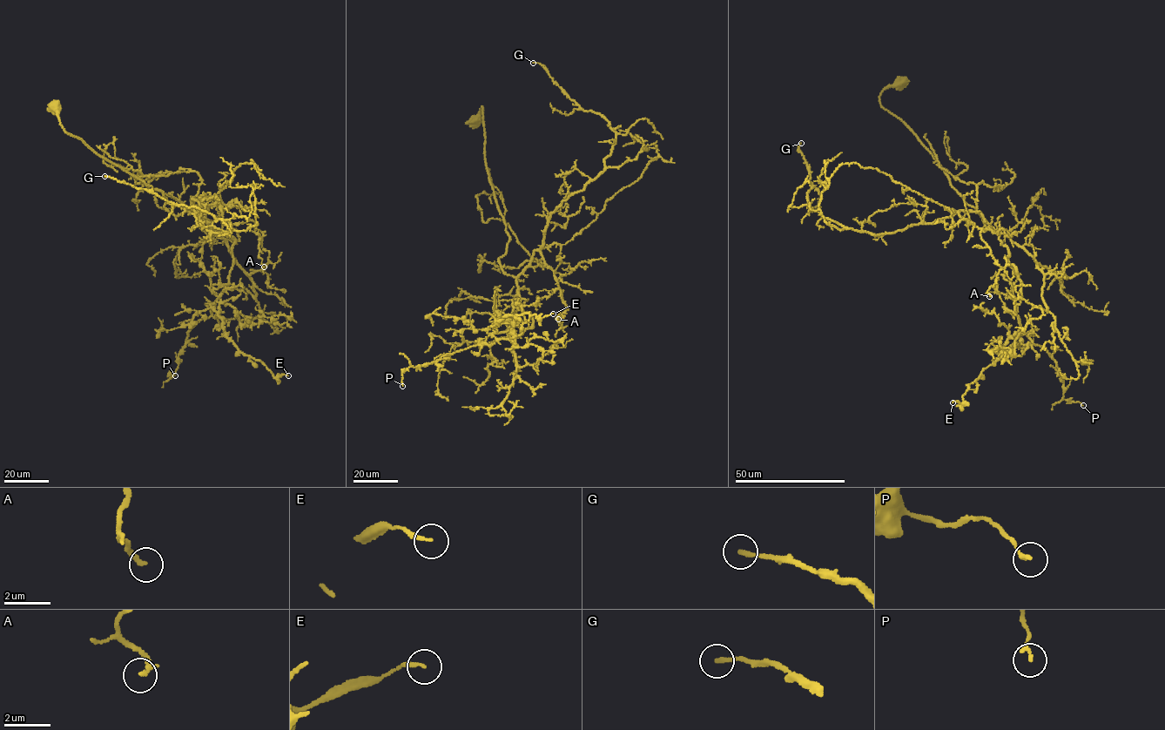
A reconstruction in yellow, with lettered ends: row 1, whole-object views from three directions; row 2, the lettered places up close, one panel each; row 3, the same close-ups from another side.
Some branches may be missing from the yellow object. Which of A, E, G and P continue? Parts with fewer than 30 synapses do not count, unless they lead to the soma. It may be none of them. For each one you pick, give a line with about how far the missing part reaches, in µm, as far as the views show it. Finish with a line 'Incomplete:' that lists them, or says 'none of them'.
G: Missing length about 25 µm
Incomplete: G

